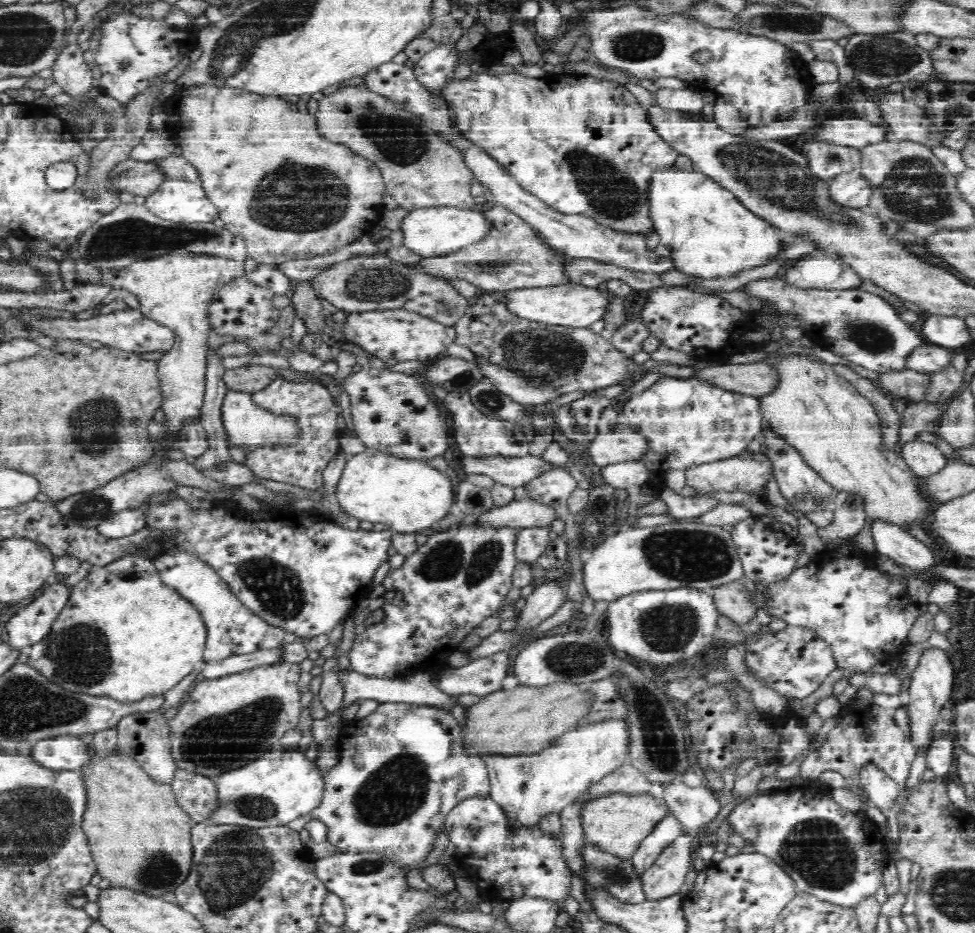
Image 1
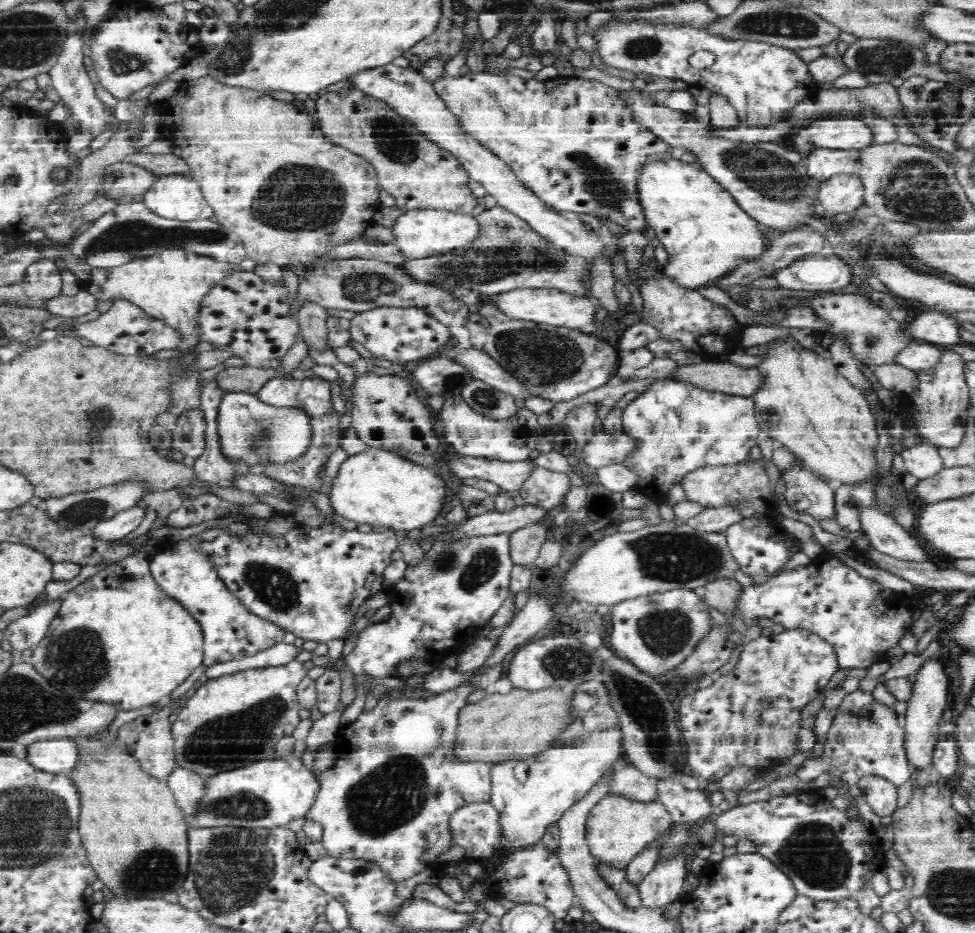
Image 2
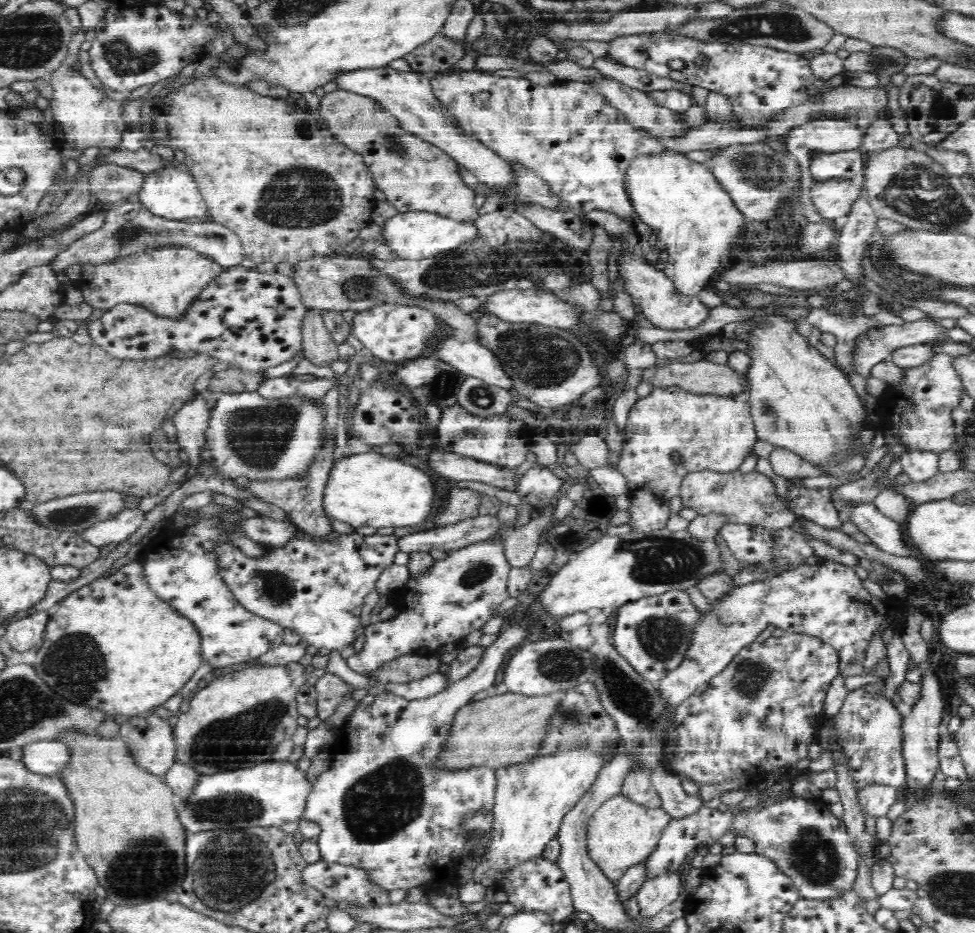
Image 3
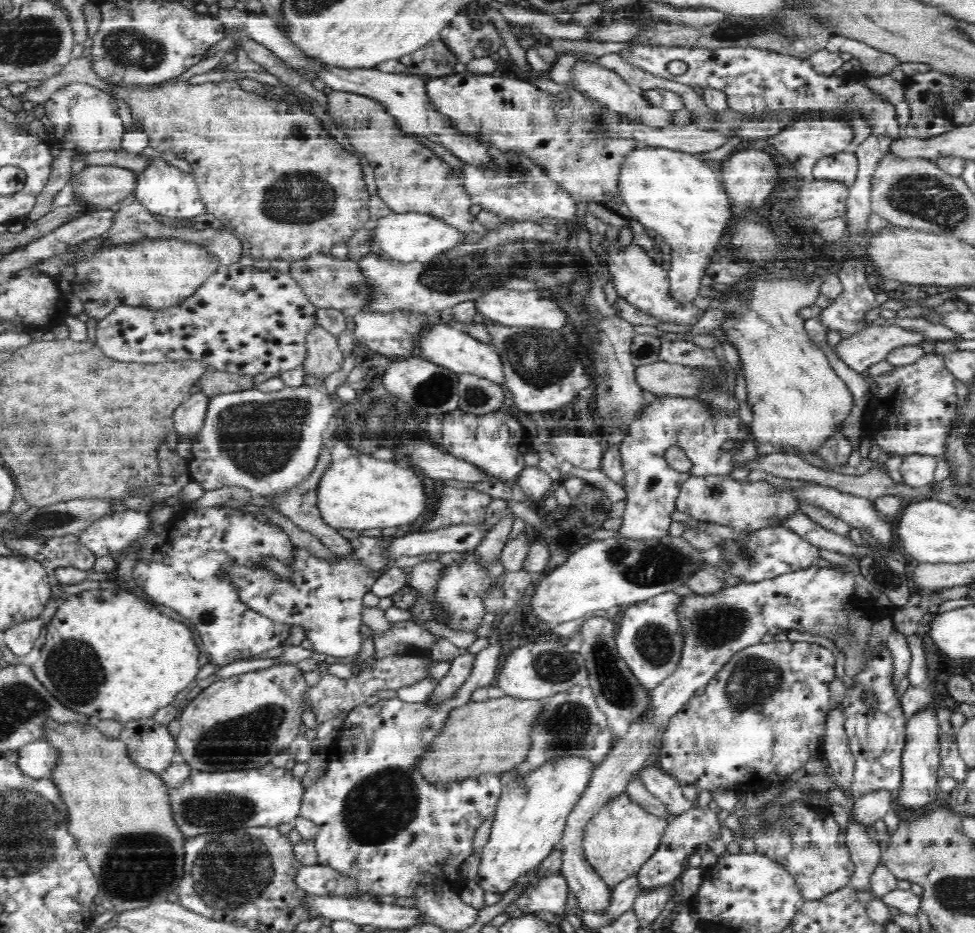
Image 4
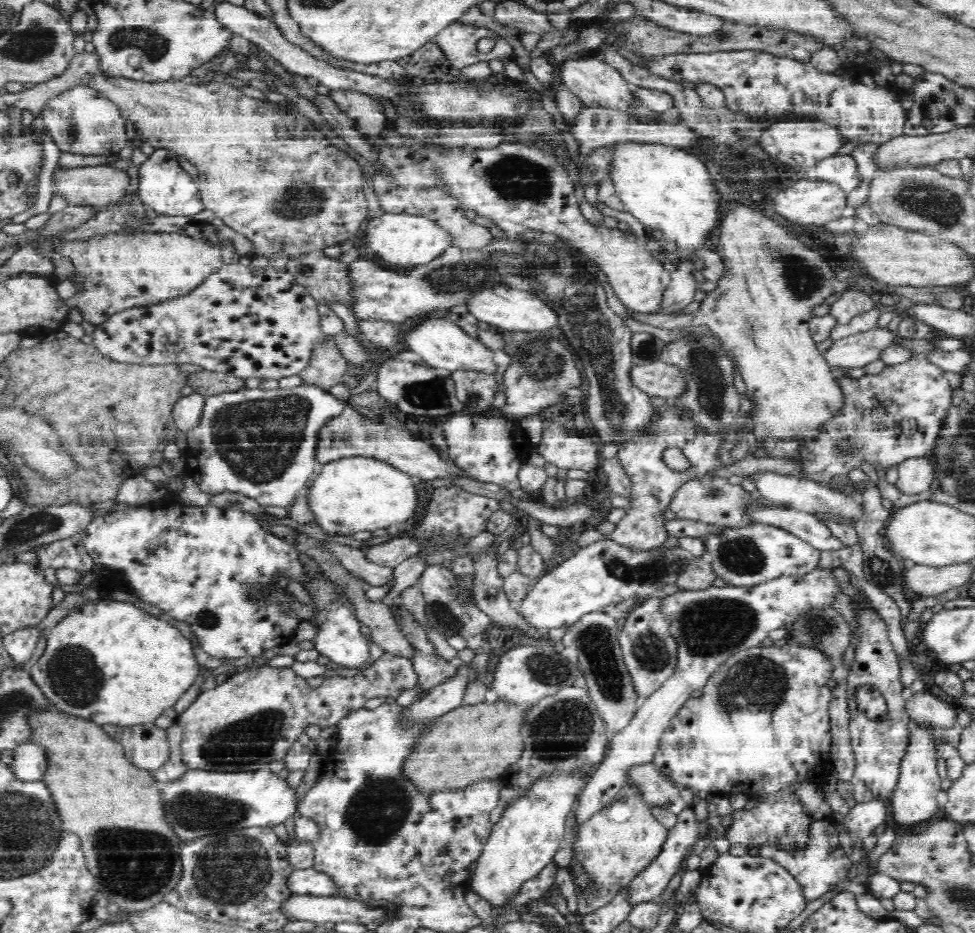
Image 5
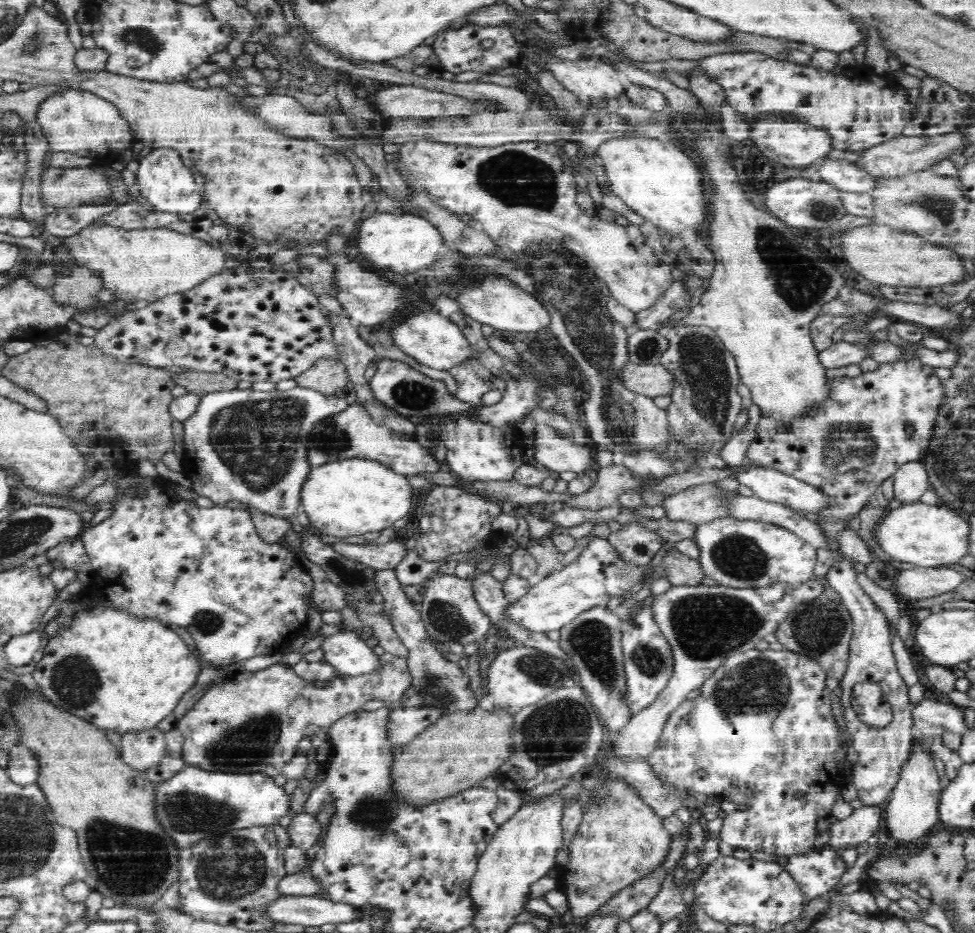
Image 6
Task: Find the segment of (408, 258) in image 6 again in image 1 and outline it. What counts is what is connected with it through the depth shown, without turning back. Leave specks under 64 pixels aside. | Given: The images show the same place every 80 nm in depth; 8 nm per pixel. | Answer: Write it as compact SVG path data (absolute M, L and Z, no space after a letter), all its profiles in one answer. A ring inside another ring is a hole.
M432 206L410 211L404 218L401 228L405 236L403 246L423 254L428 259L484 241L493 230L494 226L490 223L488 214L472 206Z

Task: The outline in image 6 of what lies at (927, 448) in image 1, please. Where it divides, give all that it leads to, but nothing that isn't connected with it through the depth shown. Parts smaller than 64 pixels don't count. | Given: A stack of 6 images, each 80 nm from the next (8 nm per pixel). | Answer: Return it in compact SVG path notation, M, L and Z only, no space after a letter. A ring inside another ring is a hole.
M922 459L902 464L894 474L895 496L903 503L921 500L930 486L929 473Z

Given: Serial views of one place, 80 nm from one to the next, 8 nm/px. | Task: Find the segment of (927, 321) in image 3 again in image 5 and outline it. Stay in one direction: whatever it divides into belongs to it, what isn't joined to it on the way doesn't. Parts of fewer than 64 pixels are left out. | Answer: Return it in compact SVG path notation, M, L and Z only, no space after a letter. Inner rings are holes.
M873 327L865 332L858 332L833 341L833 345L825 352L826 360L832 367L839 366L848 368L864 368L868 363L881 359L882 353L890 346L897 345L898 334L891 332L889 327Z

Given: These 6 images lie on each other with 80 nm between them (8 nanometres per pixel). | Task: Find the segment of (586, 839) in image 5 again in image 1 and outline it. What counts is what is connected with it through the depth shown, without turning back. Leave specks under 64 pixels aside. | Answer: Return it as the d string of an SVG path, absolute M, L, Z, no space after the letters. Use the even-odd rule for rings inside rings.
M648 790L635 792L612 792L582 803L578 817L585 838L592 839L602 850L613 851L622 858L633 856L644 837L656 822L666 814L669 806L665 799L657 800Z

